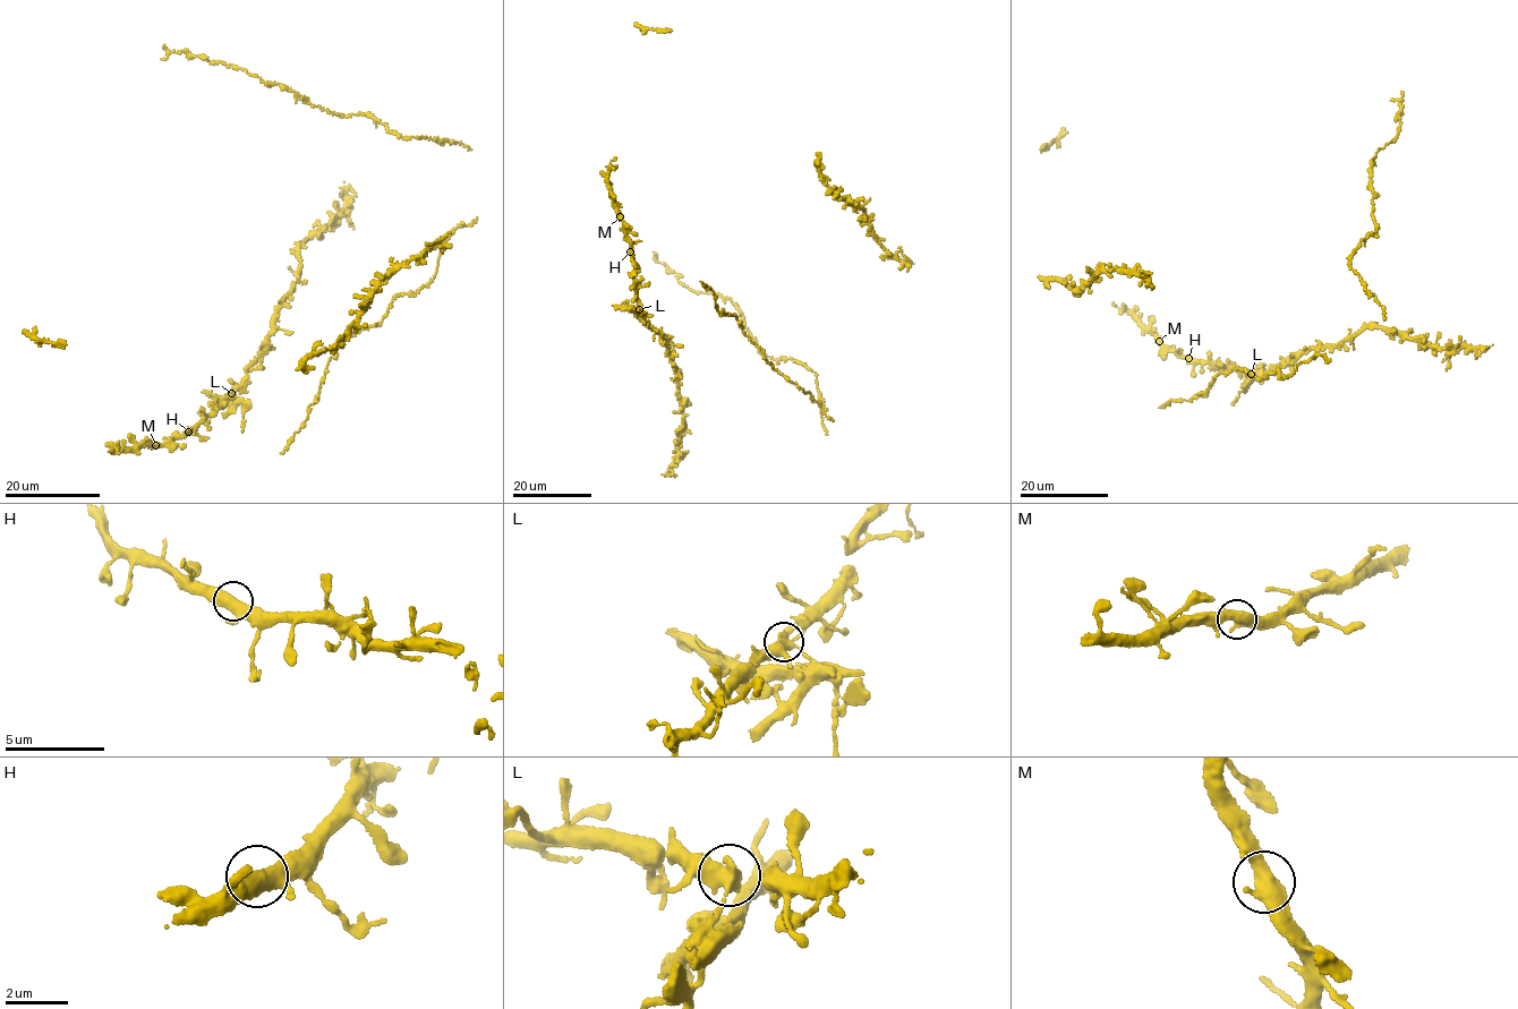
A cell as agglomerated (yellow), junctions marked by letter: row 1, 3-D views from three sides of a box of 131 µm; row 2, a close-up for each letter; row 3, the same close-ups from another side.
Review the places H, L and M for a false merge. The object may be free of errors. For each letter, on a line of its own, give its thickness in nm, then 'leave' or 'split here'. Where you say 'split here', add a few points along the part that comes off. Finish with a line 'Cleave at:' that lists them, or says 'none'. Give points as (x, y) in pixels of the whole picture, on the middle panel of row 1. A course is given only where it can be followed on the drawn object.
H: 480 nm | leave
L: 480 nm | split here | (639, 308), (639, 313), (613, 306)
M: 500 nm | leave
Cleave at: L

